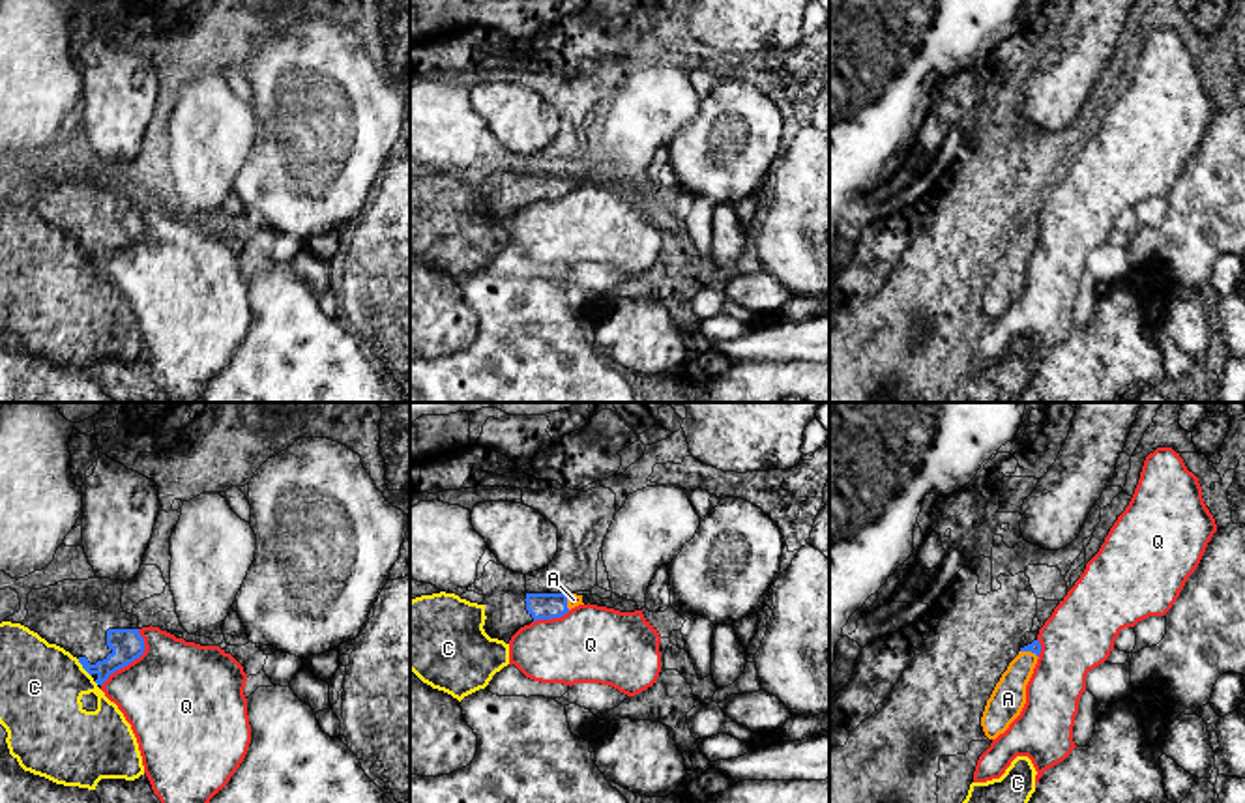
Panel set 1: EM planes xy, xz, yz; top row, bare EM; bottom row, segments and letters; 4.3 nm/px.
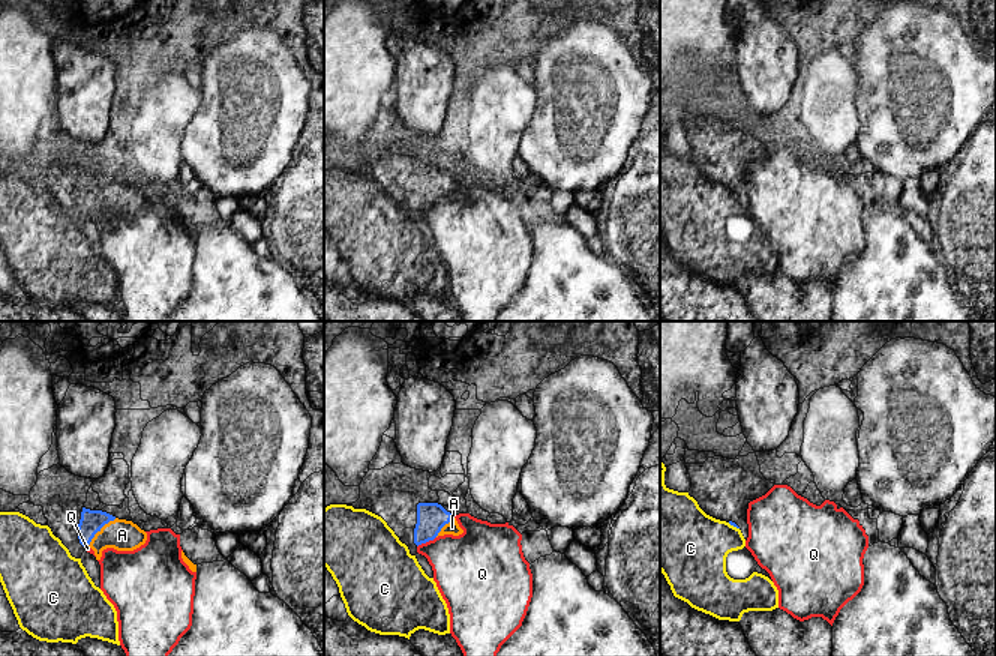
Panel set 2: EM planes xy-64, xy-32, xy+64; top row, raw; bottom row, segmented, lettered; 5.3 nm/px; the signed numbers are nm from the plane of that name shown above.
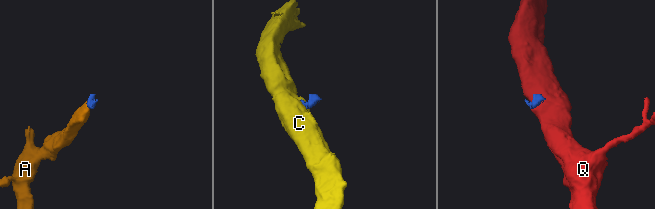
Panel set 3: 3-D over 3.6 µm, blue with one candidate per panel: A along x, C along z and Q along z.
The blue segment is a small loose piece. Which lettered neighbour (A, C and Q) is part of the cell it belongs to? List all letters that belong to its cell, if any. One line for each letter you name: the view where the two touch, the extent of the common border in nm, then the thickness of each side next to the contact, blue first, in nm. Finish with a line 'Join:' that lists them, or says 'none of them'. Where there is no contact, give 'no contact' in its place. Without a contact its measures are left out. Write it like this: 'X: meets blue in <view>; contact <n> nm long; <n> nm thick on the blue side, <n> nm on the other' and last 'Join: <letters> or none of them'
A: meets blue in yz; contact 90 nm long; 50 nm thick on the blue side, 150 nm on the other
Join: A

